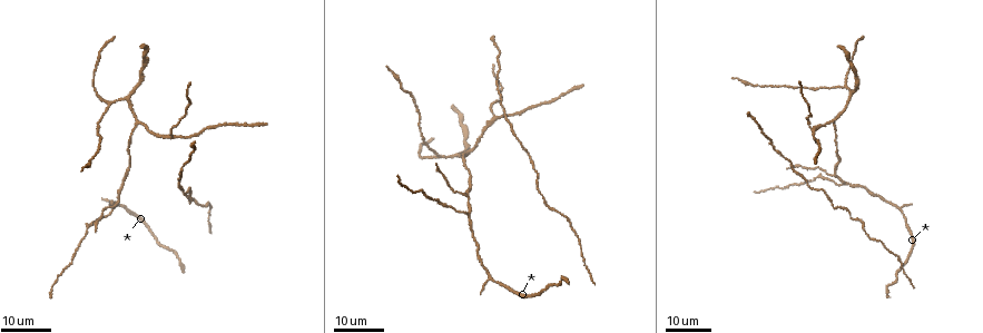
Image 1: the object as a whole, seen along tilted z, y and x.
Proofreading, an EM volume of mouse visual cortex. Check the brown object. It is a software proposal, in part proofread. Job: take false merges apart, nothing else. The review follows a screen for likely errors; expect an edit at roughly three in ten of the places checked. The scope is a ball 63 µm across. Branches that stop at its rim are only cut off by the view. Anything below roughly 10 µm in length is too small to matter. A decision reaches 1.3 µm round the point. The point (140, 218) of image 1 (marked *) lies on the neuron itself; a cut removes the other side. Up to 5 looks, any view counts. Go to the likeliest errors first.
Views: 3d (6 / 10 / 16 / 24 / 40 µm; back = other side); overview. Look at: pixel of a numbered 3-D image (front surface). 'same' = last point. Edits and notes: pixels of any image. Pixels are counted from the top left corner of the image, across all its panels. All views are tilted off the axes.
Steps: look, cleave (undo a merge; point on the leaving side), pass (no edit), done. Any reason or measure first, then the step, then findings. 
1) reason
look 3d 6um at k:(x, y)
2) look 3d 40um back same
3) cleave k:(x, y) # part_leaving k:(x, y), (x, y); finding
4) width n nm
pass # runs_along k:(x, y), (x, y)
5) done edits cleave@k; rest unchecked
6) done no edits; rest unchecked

three-way junction
look 3d 24um at 1:(496, 118)

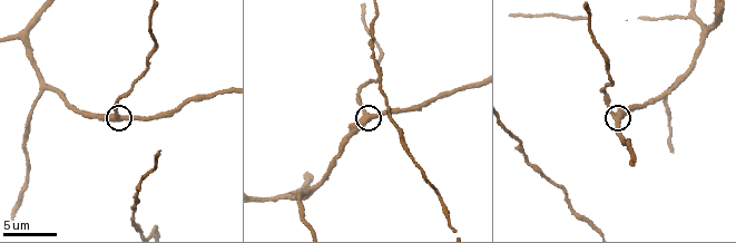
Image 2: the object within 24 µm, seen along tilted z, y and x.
closer look
look 3d 6um at 2:(616, 120)

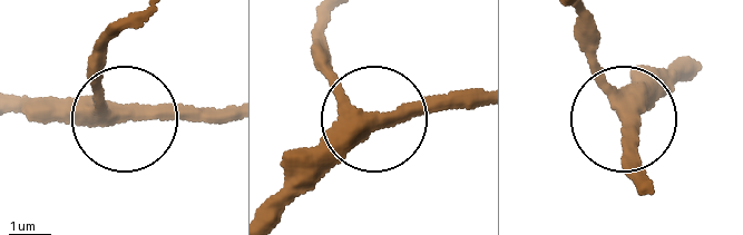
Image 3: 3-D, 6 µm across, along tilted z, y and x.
side_arm 18 um; arms 3
pass # all the same neuron

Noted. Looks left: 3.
three-way junction
look 3d 6um at 2:(690, 17)

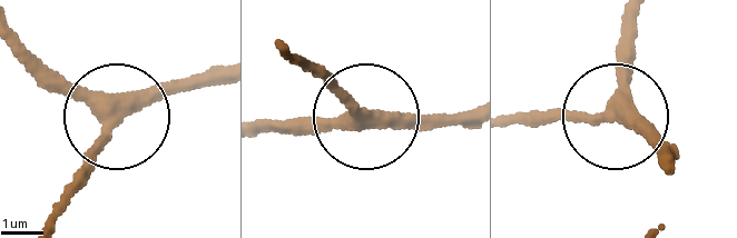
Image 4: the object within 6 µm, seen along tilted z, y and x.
look 3d 6um back at 4:(613, 113)

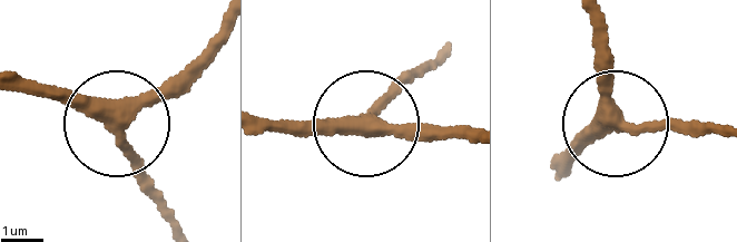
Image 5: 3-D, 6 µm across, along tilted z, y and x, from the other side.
arms 3
pass # all the same neuron

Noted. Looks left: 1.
done no edits; rest unchecked

